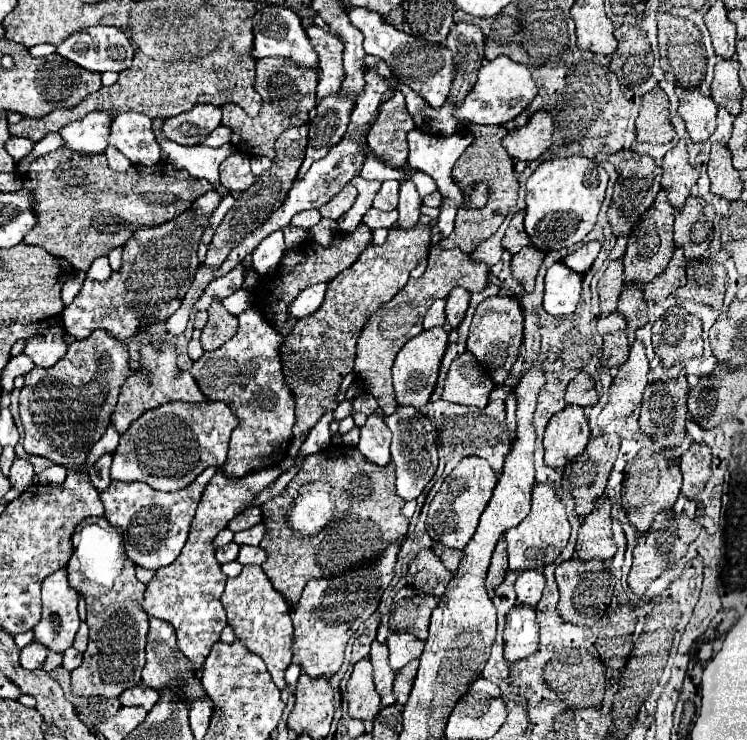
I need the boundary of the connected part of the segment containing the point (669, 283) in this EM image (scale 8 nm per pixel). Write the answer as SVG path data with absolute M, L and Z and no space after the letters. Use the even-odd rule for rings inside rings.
M676 246L672 260L668 262L668 266L664 268L662 274L658 274L652 282L648 282L644 286L644 298L646 302L660 302L660 298L668 298L678 286L684 286L686 276L686 256L684 256L684 248Z

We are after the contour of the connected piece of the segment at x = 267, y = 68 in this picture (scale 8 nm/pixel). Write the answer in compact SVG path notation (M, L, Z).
M286 58L258 60L254 90L262 96L260 114L250 118L236 104L222 106L222 112L224 112L222 124L232 130L230 144L234 146L234 150L240 154L246 154L250 158L266 156L272 160L274 142L278 140L278 136L288 128L296 128L296 126L302 126L308 122L308 112L316 106L316 82L318 82L316 70L304 70L302 66L296 66L296 62L288 62Z

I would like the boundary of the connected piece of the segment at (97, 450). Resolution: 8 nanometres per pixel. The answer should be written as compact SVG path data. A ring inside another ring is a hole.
M108 426L108 430L106 430L106 434L94 444L94 448L92 448L92 452L90 452L90 456L88 456L88 468L96 462L96 454L98 454L98 458L102 456L102 454L114 454L114 450L116 450L116 446L118 446L118 438L120 438L120 434L116 432L116 428L114 426Z

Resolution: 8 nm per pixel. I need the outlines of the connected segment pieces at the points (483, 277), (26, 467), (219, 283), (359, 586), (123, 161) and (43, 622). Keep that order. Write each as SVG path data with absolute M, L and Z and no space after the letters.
M432 246L430 264L428 264L426 272L420 278L410 278L408 284L396 294L396 298L382 304L370 316L370 320L366 322L366 326L364 326L364 330L358 338L354 374L356 374L358 380L366 382L368 394L372 394L378 400L384 416L394 414L394 410L398 408L398 404L394 400L394 388L392 388L394 358L410 338L418 336L424 330L422 318L424 318L426 310L432 306L434 300L448 298L448 292L456 286L462 286L470 292L482 292L490 282L488 274L490 274L490 270L484 262L472 260L472 256L464 254L460 248L444 250L440 246Z
M16 458L12 468L10 468L10 474L8 474L8 480L12 484L12 488L16 488L18 492L24 492L30 484L34 484L34 470L32 470L32 464L26 460L26 458Z
M236 266L236 270L228 272L226 276L218 278L216 282L212 282L212 286L208 286L208 290L204 292L204 296L196 302L196 310L206 310L212 300L224 300L226 296L234 294L236 290L242 288L242 282L244 282L244 266Z
M388 544L384 554L360 568L348 570L342 576L310 580L302 592L302 598L292 608L294 622L294 664L302 666L302 672L312 678L334 676L344 662L344 648L352 634L364 624L378 608L382 592L394 578L394 566L400 552L400 544Z
M108 146L104 154L108 158L108 166L112 170L116 170L116 172L124 172L124 170L128 170L132 166L132 162L124 154L120 154L120 150L116 150L114 146Z
M58 570L58 572L50 574L42 584L42 618L32 630L34 638L36 638L36 642L44 644L52 652L64 652L66 648L72 646L78 628L80 628L78 592L68 586L66 570Z

